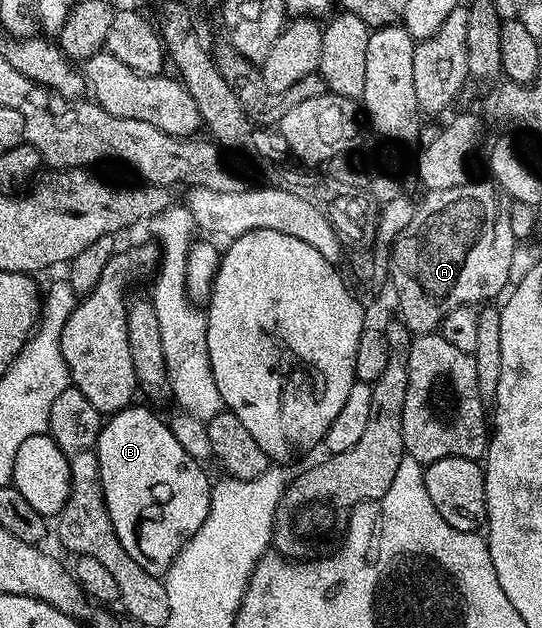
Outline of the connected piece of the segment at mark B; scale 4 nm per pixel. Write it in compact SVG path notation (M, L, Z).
M138 407L122 408L103 423L98 435L100 482L120 546L128 550L132 562L144 566L148 574L162 578L181 554L183 546L196 534L196 530L200 530L200 526L204 526L204 518L208 518L210 509L212 481L206 477L202 469L205 467L191 458L180 442L176 442L176 434L172 434L169 423L156 413Z

